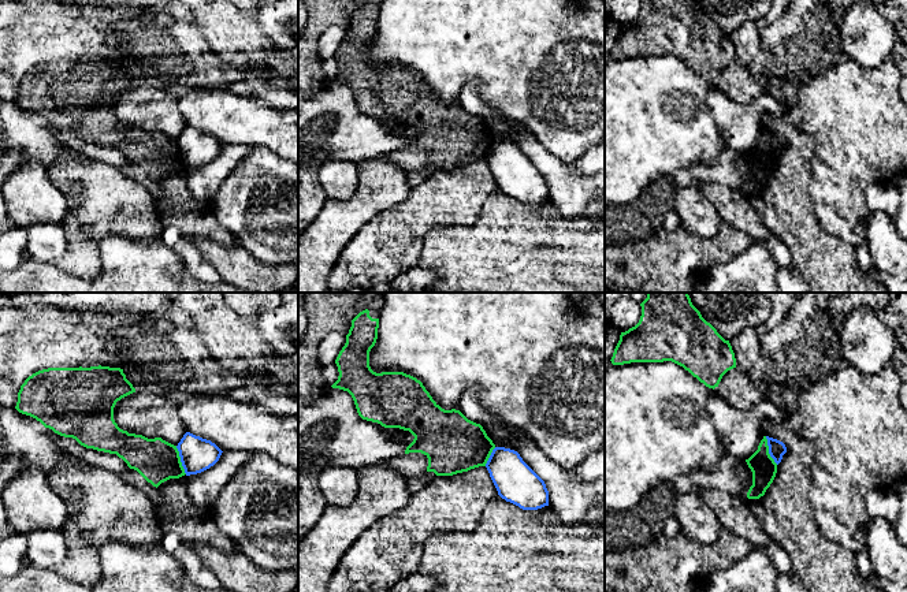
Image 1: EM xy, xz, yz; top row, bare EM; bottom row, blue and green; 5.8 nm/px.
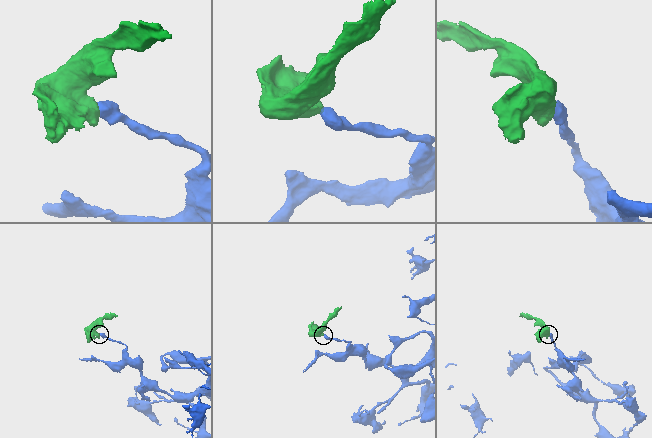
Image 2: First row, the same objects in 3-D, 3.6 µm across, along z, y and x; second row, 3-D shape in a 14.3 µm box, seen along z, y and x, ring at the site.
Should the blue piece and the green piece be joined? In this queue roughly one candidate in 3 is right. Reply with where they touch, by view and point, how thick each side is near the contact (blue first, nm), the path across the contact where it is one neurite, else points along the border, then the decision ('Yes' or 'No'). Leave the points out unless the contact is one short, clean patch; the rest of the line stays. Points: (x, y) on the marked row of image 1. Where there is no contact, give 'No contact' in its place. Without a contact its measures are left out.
Touches blue at xy (181, 460). Thickness 200 nm (blue) against 260 nm. Boundary: xy (175, 446), (186, 473). No

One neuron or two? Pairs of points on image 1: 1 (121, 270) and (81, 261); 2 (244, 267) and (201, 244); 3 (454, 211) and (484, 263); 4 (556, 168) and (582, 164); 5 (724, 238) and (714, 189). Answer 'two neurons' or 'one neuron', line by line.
1: two neurons
2: one neuron
3: two neurons
4: two neurons
5: two neurons

